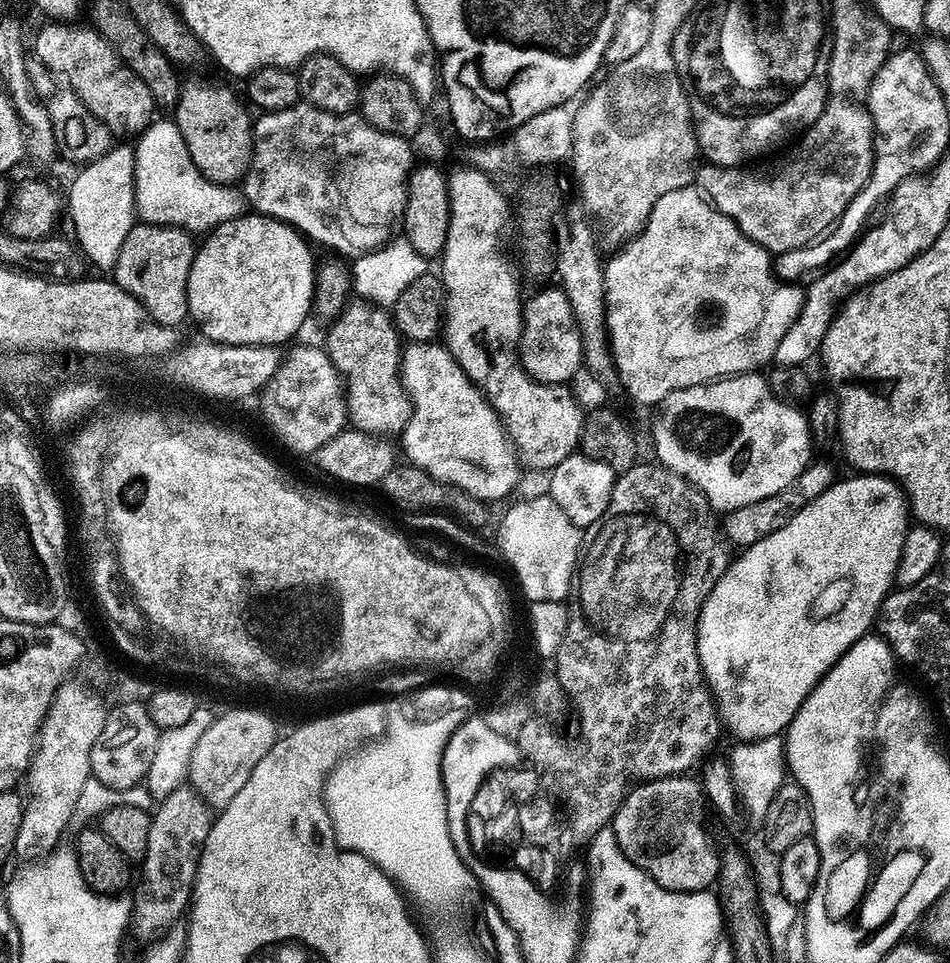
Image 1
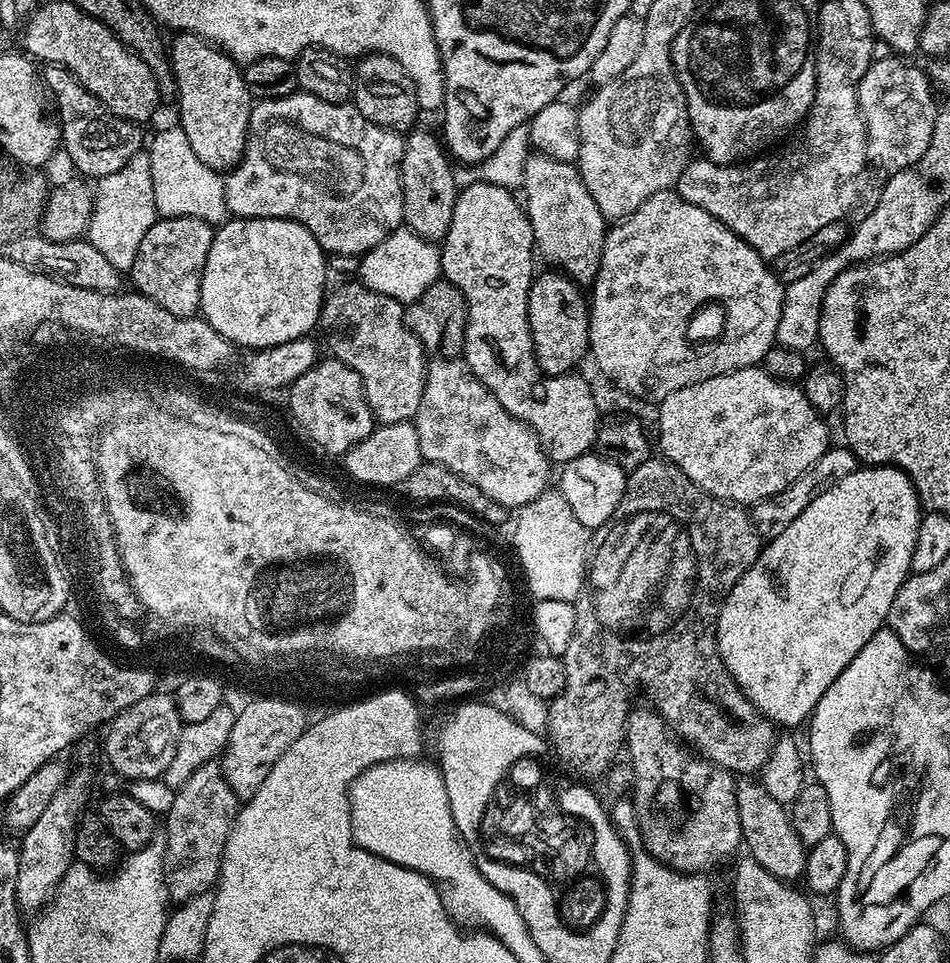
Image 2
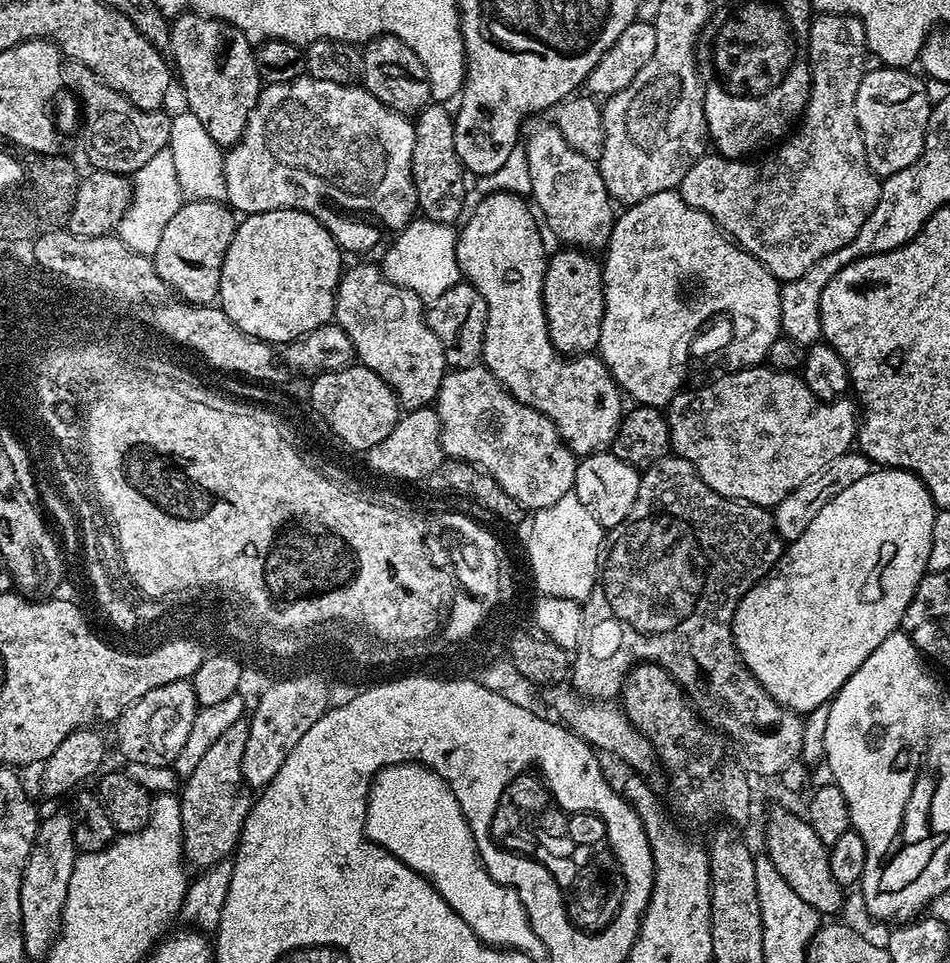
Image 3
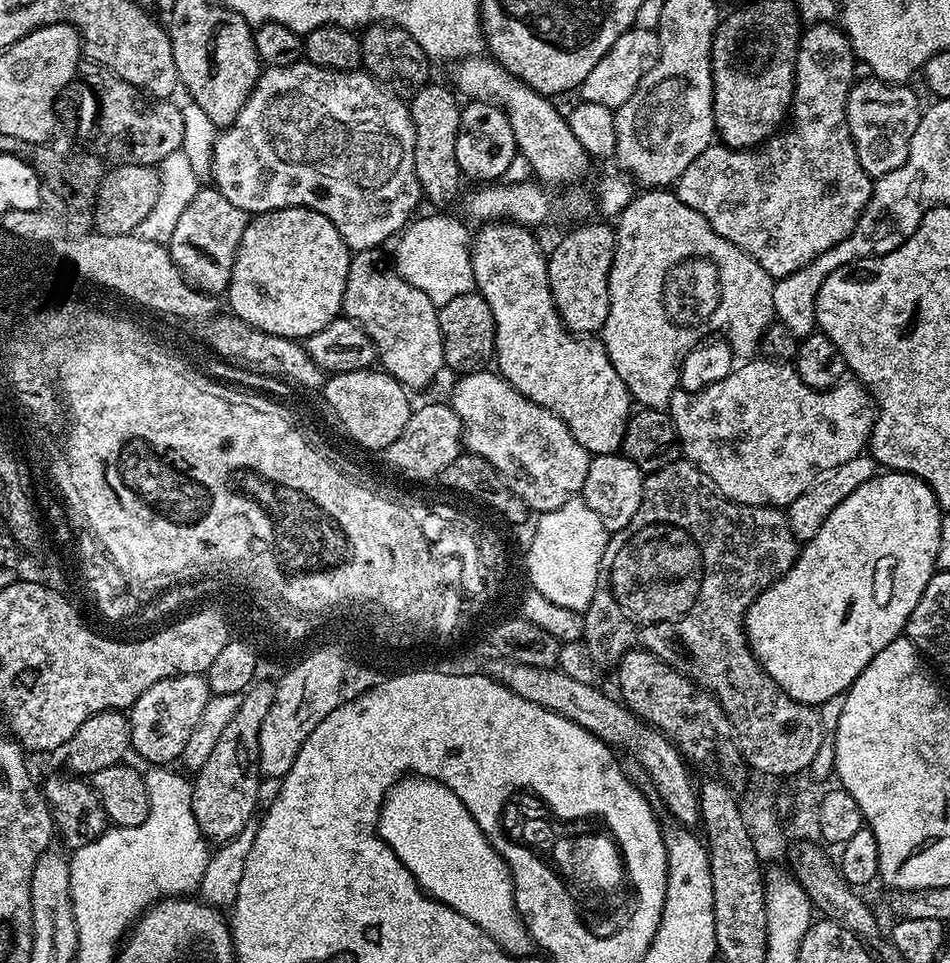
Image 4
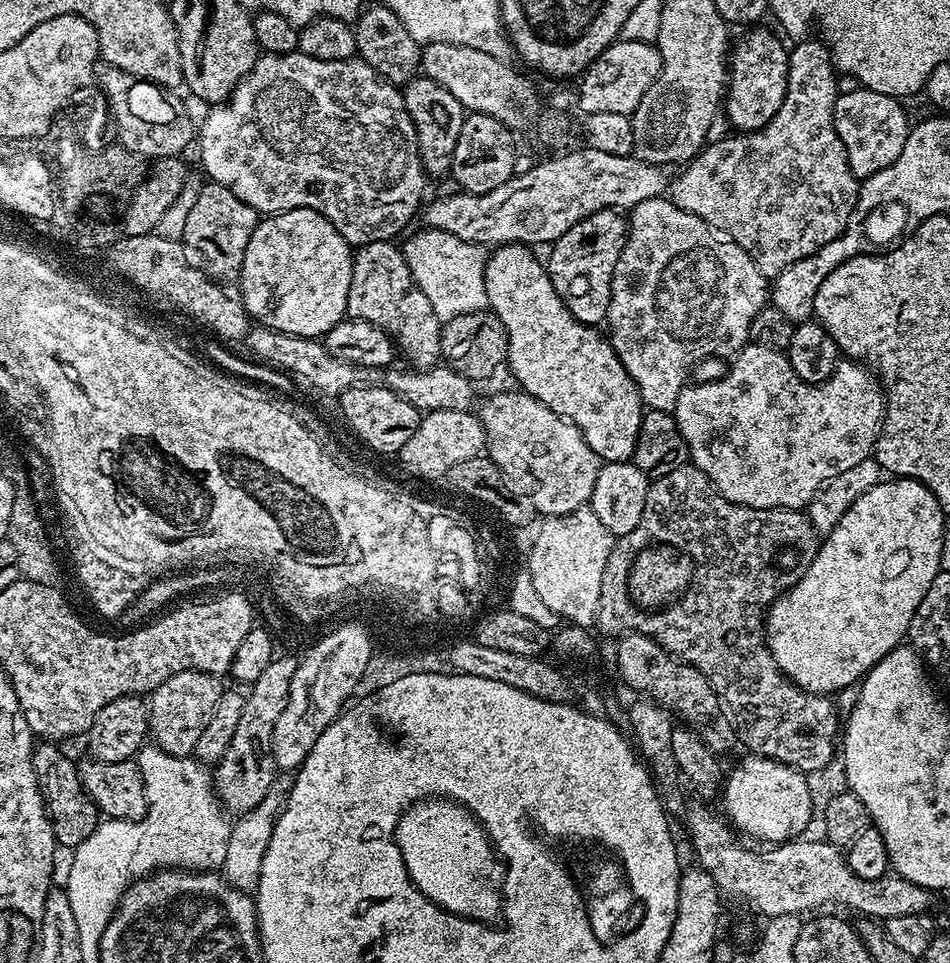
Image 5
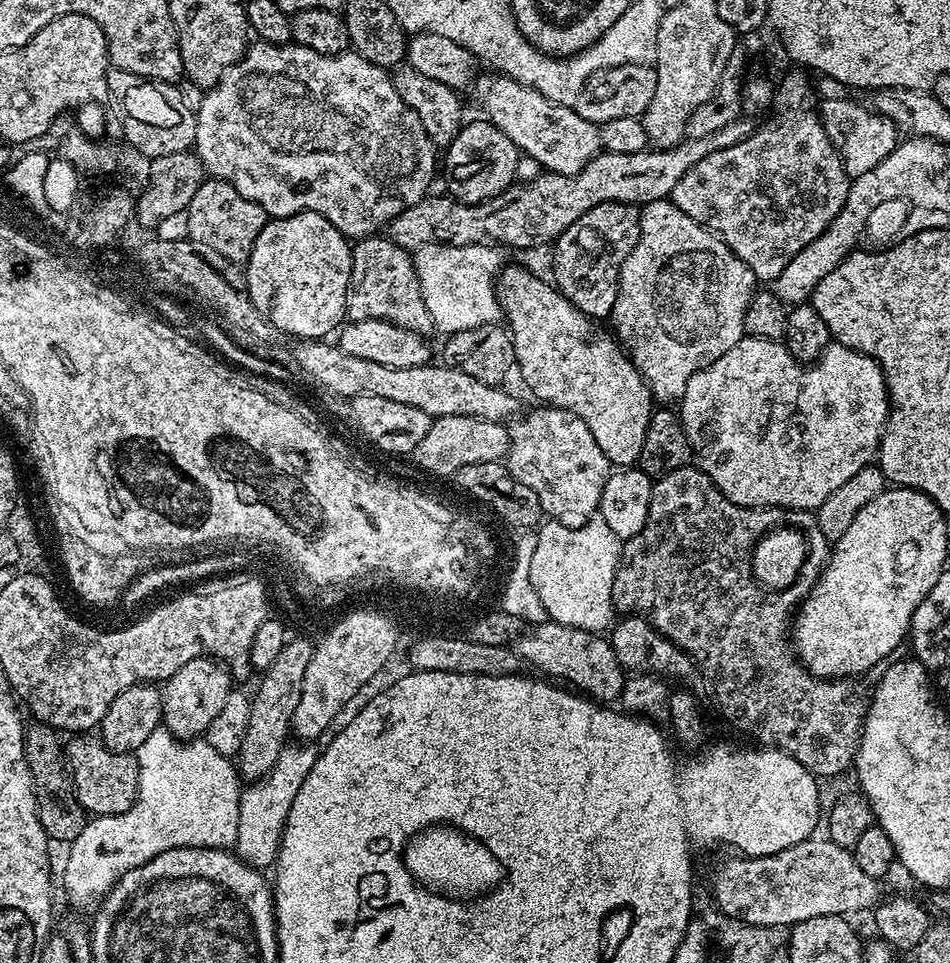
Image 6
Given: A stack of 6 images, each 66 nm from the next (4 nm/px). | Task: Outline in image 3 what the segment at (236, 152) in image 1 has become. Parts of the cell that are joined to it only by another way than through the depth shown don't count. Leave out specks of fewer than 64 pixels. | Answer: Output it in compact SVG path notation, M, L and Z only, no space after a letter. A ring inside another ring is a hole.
M199 12L180 13L170 27L172 33L167 51L178 77L178 88L180 84L188 103L185 104L187 111L197 115L210 138L227 150L242 138L260 97L262 81L253 41L245 38L233 24L215 20L213 16L202 16Z

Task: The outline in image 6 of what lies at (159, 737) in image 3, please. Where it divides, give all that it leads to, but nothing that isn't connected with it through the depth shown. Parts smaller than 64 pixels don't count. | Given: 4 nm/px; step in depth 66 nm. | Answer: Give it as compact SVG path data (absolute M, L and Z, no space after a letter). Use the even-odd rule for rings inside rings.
M201 658L186 662L168 680L163 681L164 719L163 727L180 740L195 740L208 731L210 722L218 718L226 698L234 690L234 677L221 661L215 658Z

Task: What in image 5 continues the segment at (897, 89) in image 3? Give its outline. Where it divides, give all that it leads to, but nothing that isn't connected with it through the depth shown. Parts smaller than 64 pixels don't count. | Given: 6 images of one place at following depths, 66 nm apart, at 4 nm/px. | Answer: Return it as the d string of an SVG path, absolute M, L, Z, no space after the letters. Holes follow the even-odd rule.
M859 86L856 91L837 95L835 130L847 151L851 172L858 180L868 179L879 170L884 170L902 154L910 123L901 104L897 97L880 94L863 86Z

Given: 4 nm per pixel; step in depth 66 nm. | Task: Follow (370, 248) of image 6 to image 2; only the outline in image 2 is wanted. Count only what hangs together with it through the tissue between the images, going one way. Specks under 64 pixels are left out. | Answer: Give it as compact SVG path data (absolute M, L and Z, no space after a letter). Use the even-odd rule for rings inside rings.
M359 282L344 284L336 292L336 313L332 316L332 328L336 331L335 359L350 366L364 379L364 393L380 424L393 424L412 420L420 409L424 397L424 377L428 374L429 357L424 357L424 344L412 333L404 317L405 305L401 301L368 288Z

